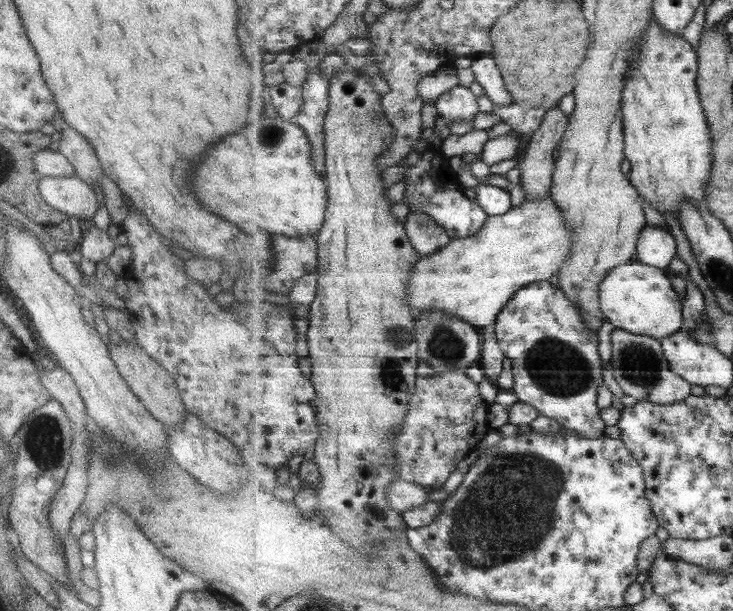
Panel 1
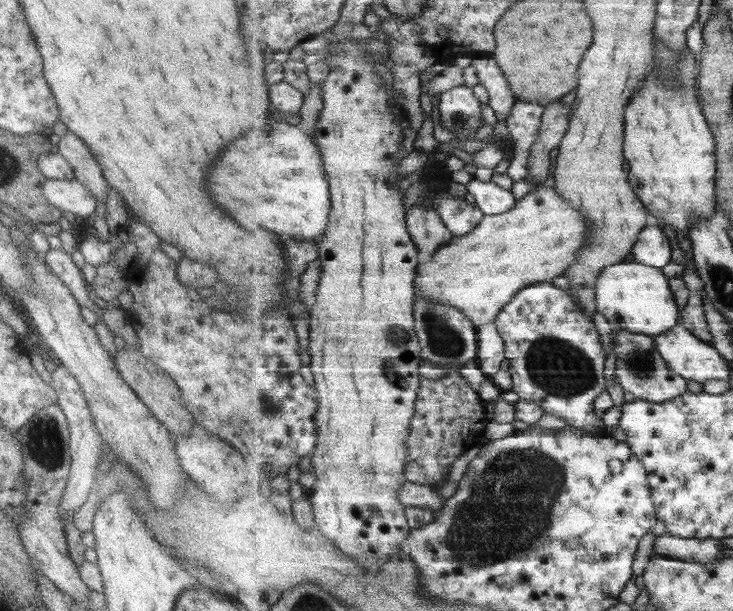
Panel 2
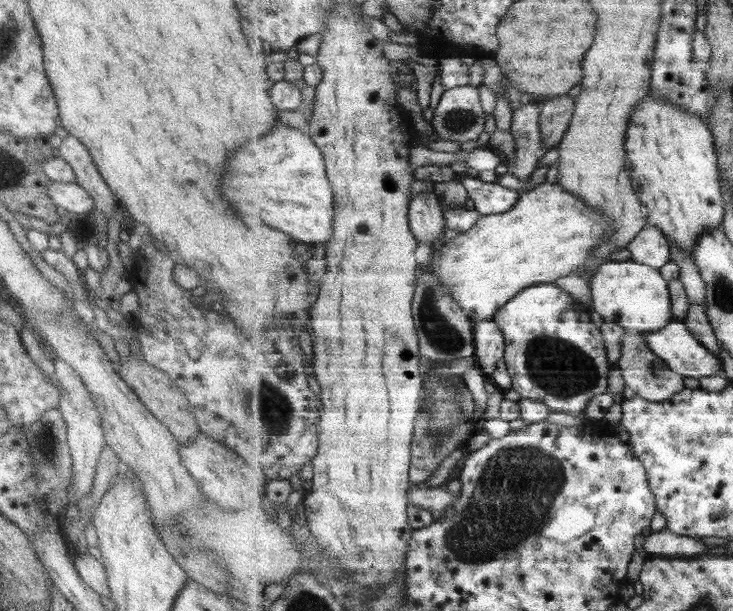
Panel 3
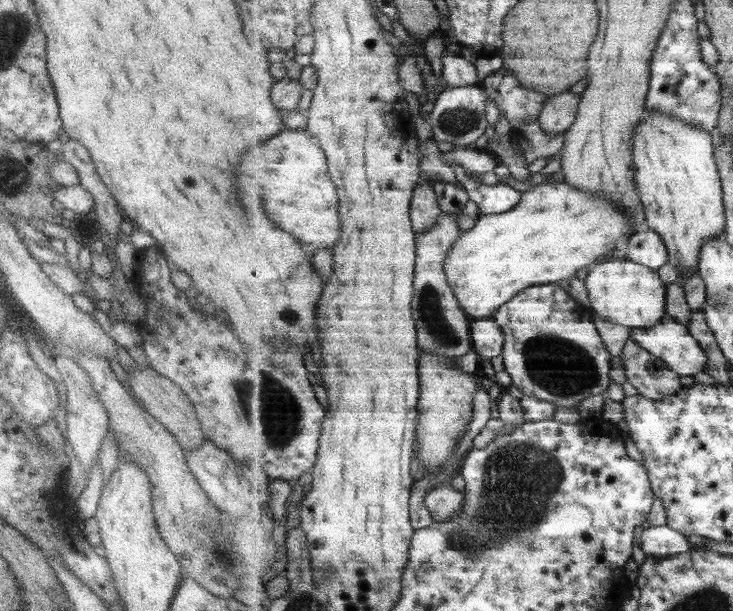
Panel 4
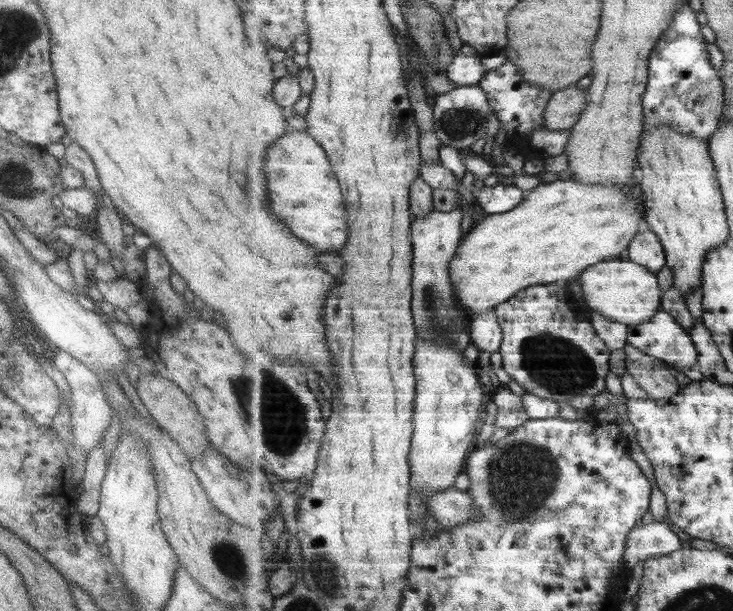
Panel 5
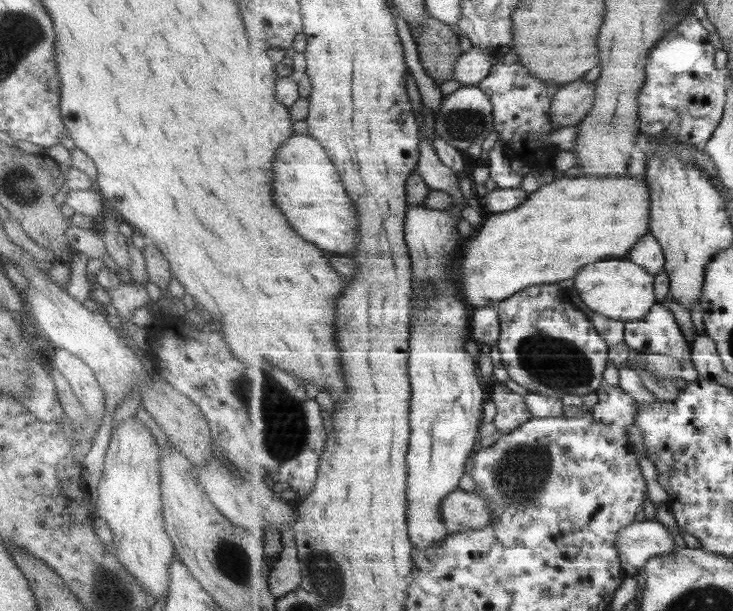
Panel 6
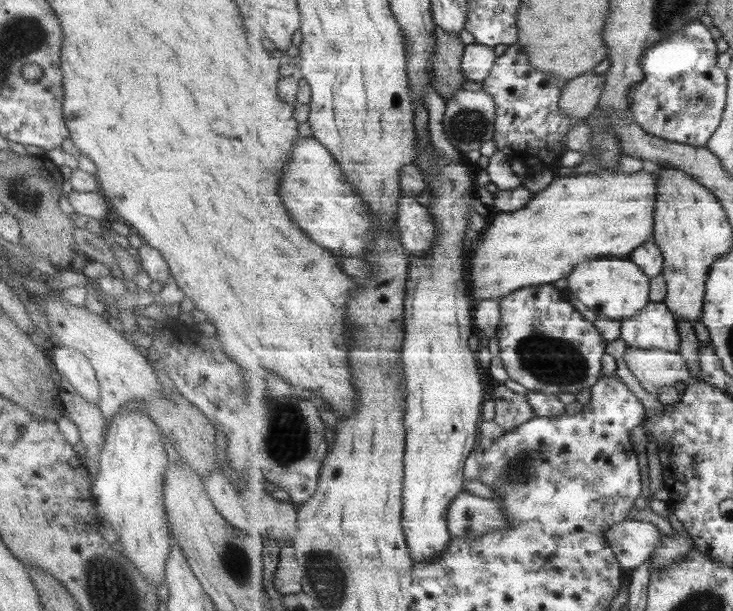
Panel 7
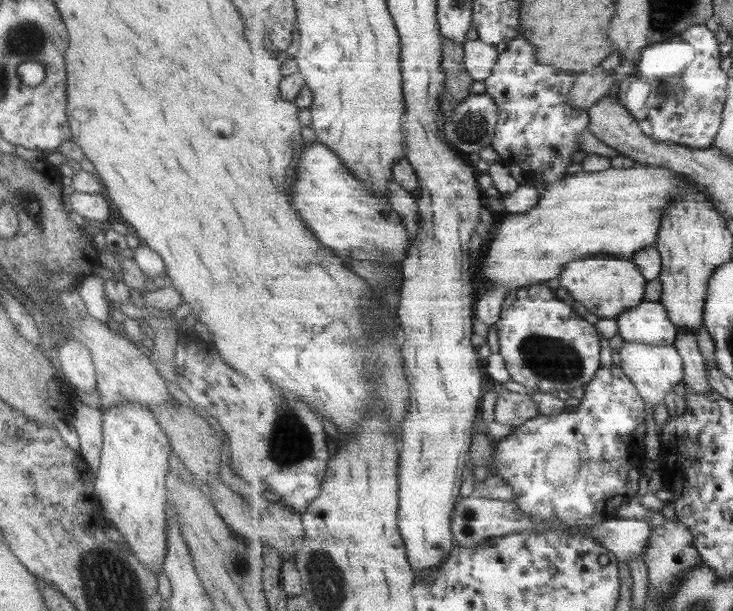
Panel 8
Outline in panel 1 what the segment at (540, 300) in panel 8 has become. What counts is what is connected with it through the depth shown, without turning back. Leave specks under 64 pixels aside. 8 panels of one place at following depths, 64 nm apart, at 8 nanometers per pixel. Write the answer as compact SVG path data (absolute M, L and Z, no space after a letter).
M548 281L535 282L533 285L526 286L515 293L512 301L503 308L503 311L498 315L497 323L495 324L495 332L497 338L499 338L499 344L501 344L501 350L503 350L505 357L512 360L512 372L515 376L515 384L512 391L517 394L519 400L524 403L530 404L539 410L541 415L548 416L557 420L561 424L561 428L574 430L581 438L596 439L605 436L605 428L607 428L606 422L603 420L601 410L598 407L599 389L604 382L604 360L601 358L600 351L600 338L595 336L595 332L591 332L583 320L583 316L570 301L570 298L566 295L564 290L561 290L559 286L551 284Z

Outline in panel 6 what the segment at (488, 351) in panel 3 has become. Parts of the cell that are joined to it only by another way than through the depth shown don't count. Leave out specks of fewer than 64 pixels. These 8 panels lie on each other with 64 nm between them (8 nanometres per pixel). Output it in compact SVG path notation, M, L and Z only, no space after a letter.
M497 304L473 310L471 320L472 340L479 346L498 346L502 329Z

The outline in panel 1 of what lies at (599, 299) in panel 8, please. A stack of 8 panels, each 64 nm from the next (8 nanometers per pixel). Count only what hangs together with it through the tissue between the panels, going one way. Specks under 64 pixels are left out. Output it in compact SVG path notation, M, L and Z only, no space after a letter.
M639 262L616 266L601 281L599 294L603 315L615 329L661 341L667 336L677 334L684 327L683 299L674 289L666 269Z

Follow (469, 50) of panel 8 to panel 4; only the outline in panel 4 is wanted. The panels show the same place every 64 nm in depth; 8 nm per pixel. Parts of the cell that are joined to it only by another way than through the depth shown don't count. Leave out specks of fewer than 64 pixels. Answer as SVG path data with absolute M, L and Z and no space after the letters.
M445 52L442 61L443 79L449 88L480 85L475 58L470 59L460 54Z

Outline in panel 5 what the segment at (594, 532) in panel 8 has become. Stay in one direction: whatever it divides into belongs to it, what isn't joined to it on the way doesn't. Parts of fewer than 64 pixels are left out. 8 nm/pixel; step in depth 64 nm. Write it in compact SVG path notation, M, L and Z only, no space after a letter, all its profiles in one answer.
M664 521L637 524L627 535L624 562L631 572L637 564L656 556L665 556L681 550L682 536L679 536Z

